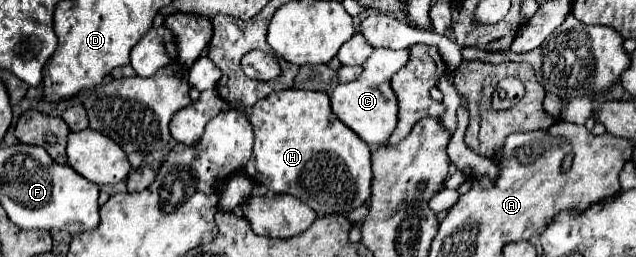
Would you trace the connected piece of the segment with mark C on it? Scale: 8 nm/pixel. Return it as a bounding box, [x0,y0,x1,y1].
[332,49,408,145]

